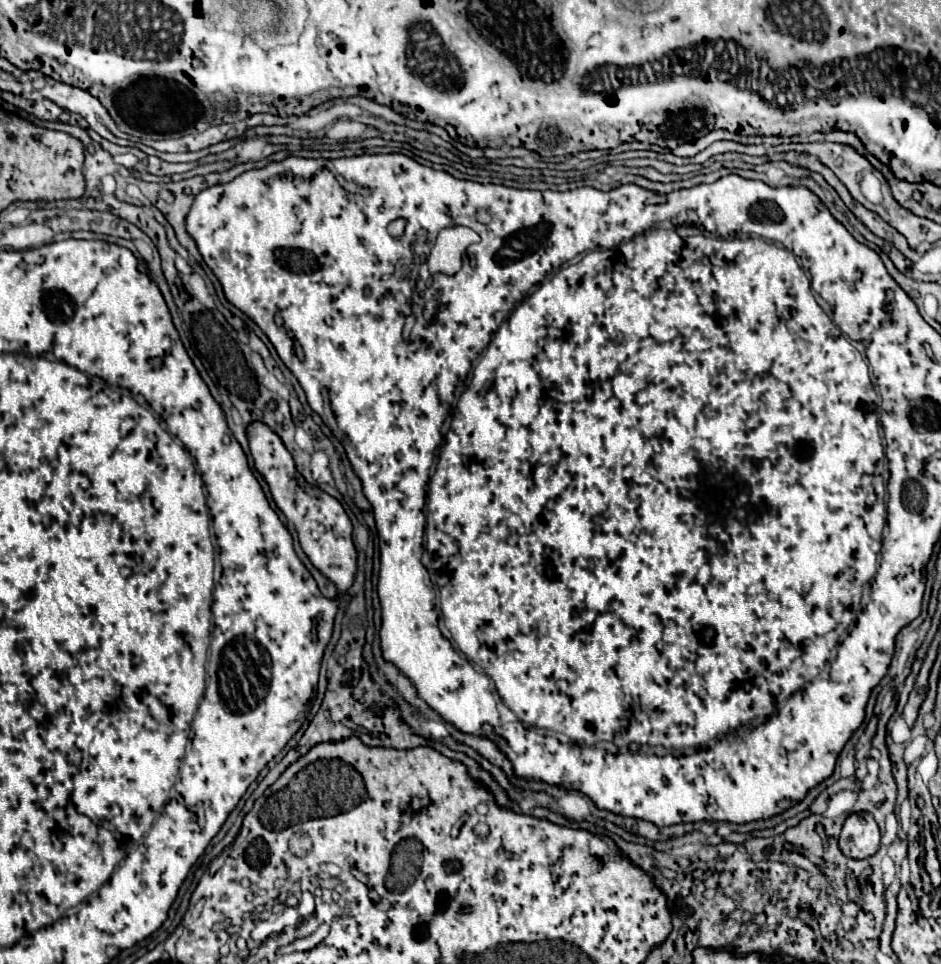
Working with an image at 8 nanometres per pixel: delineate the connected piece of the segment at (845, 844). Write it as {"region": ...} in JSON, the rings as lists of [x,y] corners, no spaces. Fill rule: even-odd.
{"region":[[[863,812],[863,814],[851,814],[845,820],[839,838],[839,848],[845,856],[857,860],[869,858],[877,852],[879,844],[881,844],[881,834],[873,816]]]}

